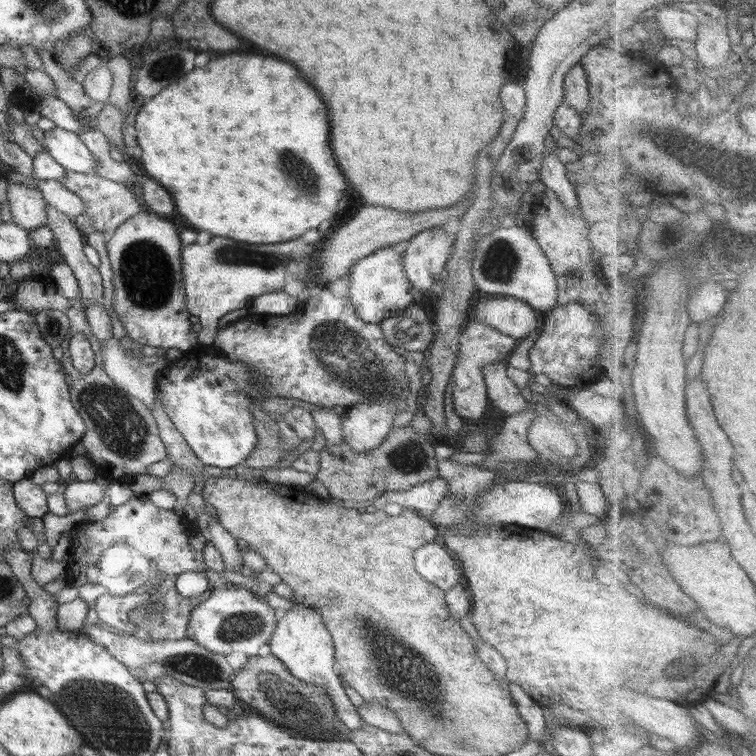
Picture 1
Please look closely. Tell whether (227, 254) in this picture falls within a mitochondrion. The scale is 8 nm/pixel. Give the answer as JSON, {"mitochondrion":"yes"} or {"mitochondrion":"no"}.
{"mitochondrion":"yes"}

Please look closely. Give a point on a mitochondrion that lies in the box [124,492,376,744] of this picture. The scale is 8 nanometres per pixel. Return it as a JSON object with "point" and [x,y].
{"point":[283,699]}

